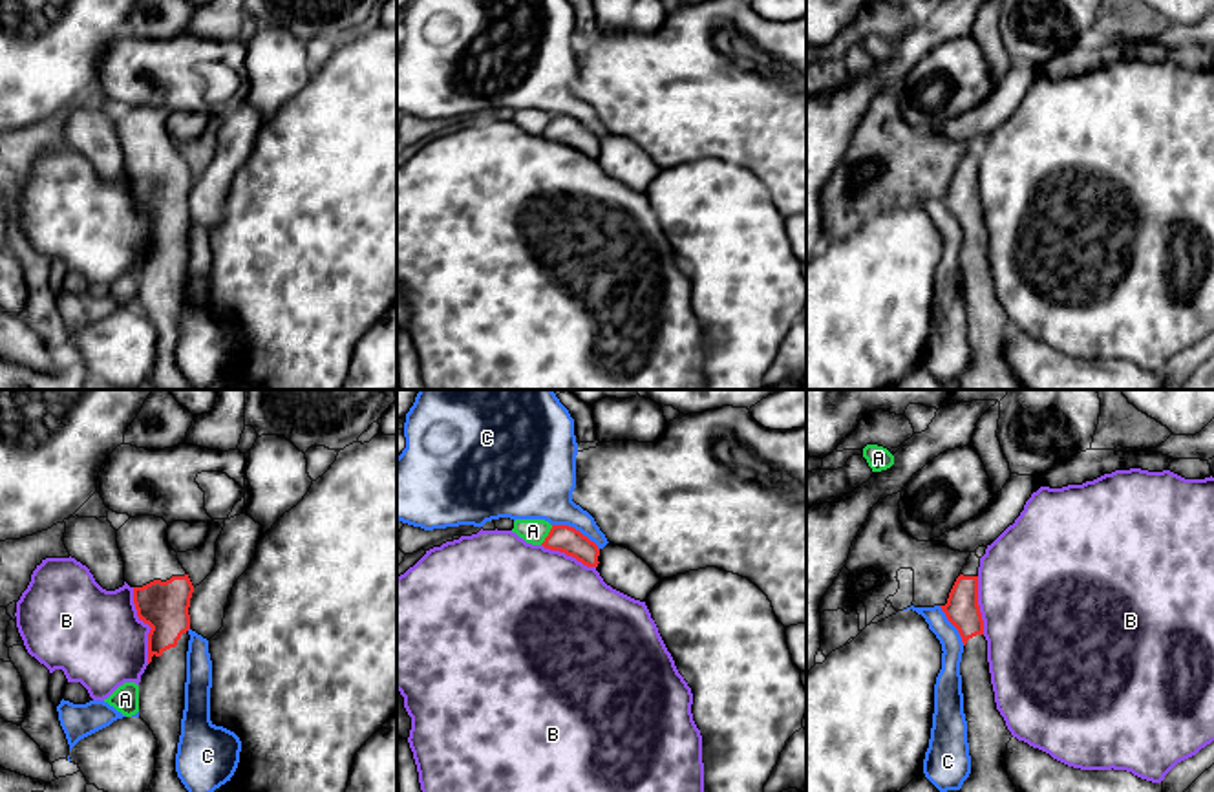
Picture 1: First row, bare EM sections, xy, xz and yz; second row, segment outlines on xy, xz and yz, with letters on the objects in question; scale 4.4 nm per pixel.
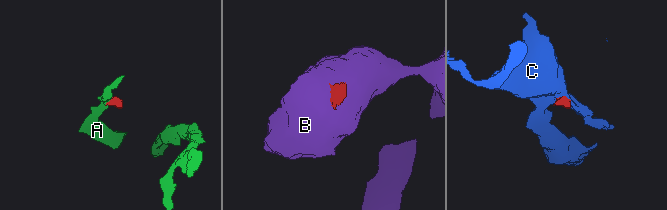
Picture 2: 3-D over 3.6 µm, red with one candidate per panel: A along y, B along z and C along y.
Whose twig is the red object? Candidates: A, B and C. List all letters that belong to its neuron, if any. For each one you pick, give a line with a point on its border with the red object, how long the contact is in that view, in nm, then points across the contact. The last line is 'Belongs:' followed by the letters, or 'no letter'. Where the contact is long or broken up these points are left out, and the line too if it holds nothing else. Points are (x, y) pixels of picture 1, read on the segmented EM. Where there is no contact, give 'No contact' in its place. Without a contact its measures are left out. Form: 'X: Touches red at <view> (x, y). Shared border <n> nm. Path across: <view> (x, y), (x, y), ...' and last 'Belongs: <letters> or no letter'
Belongs: no letter

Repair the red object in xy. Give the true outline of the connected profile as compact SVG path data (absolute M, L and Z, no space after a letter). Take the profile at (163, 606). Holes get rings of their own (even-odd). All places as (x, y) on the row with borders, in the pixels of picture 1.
M130 518L117 530L124 582L133 589L139 620L148 624L148 666L139 682L139 717L157 739L152 792L188 792L176 772L185 710L190 598L194 585L166 540L168 523Z

